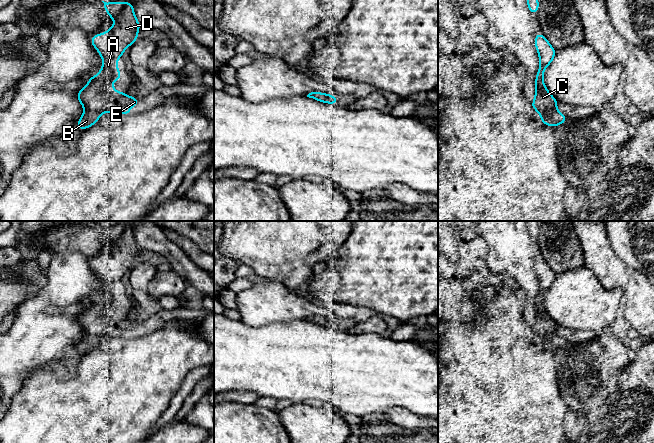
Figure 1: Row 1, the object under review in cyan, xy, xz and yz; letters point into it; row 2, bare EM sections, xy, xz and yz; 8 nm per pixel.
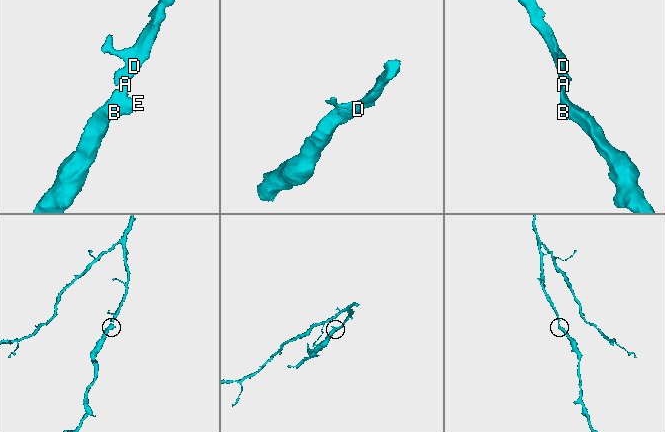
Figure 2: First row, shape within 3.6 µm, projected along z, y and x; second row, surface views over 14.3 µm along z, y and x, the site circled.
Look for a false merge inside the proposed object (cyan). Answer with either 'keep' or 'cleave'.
keep

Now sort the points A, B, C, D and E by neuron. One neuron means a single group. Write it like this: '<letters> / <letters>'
A B C D E

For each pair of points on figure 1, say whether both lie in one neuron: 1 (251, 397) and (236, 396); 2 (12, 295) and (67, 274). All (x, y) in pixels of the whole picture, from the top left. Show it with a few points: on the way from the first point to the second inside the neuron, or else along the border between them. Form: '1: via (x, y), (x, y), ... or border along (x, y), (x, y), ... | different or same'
1: via (247, 397), (240, 397) | same
2: border along (47, 269), (44, 287), (30, 299) | different

